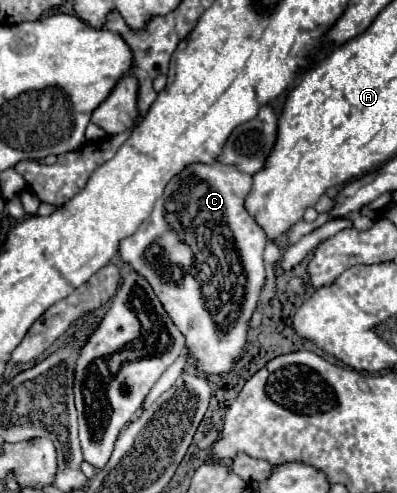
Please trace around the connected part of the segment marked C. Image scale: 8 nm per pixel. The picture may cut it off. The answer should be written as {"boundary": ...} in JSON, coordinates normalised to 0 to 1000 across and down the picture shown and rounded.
{"boundary":[[[552,329],[476,333],[426,365],[411,398],[390,410],[380,438],[350,458],[350,467],[300,491],[305,527],[370,564],[416,633],[466,682],[476,730],[511,763],[562,759],[587,746],[622,698],[627,649],[668,576],[662,507],[673,483],[612,422],[627,381],[632,357],[602,349],[597,341]]]}

